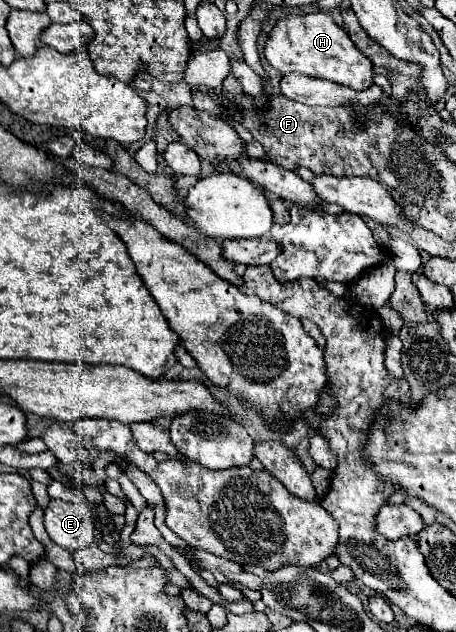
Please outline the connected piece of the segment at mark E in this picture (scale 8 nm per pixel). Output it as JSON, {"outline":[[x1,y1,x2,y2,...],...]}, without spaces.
{"outline":[[51,500,45,508,45,530,49,538,71,552,77,552,95,540,95,524,91,508,65,500]]}

